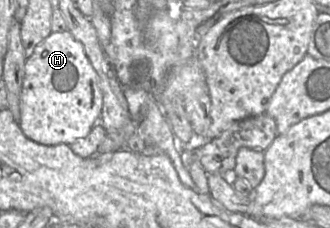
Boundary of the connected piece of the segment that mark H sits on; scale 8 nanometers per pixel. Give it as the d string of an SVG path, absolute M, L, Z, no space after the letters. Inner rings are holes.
M68 30L50 33L26 59L18 125L30 140L42 145L72 144L100 122L102 105L98 76L83 45Z

